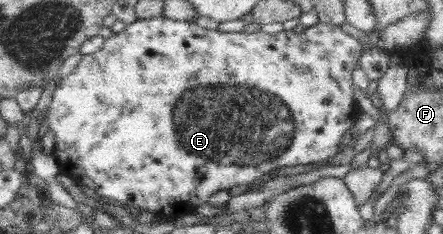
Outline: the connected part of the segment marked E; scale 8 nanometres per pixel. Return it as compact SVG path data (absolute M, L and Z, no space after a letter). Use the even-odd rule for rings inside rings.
M166 16L138 18L126 25L124 31L108 37L104 48L95 54L84 55L75 70L61 78L48 107L47 123L55 134L52 154L57 158L62 173L82 182L100 196L117 200L122 206L134 205L140 211L160 215L162 218L180 218L192 214L196 207L206 204L216 192L228 191L242 184L252 184L254 180L270 174L270 170L278 170L280 166L324 163L332 158L340 150L344 134L348 132L348 128L352 128L360 113L354 99L352 70L360 68L362 54L359 40L346 34L340 26L322 21L299 33L291 29L273 35L261 30L252 33L243 30L220 32L202 28L194 20L181 21Z

